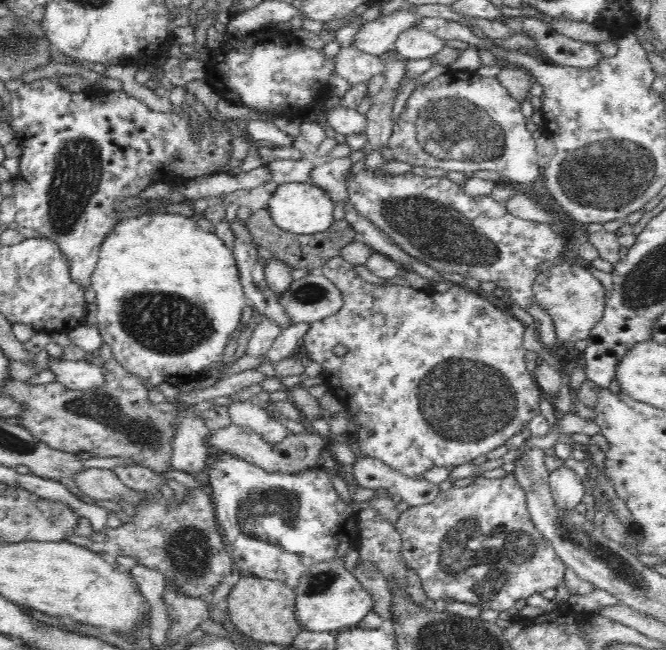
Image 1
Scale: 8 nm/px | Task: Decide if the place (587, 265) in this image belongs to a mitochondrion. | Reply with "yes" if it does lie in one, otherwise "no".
no

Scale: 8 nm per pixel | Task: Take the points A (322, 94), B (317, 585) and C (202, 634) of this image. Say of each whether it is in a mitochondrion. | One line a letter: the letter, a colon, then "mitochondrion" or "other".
A: other
B: mitochondrion
C: other

